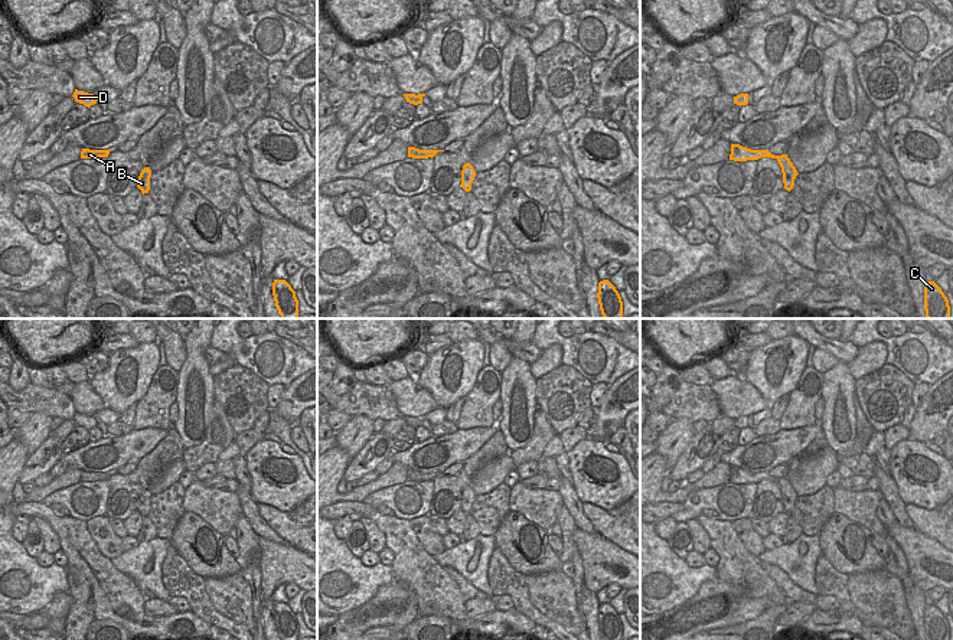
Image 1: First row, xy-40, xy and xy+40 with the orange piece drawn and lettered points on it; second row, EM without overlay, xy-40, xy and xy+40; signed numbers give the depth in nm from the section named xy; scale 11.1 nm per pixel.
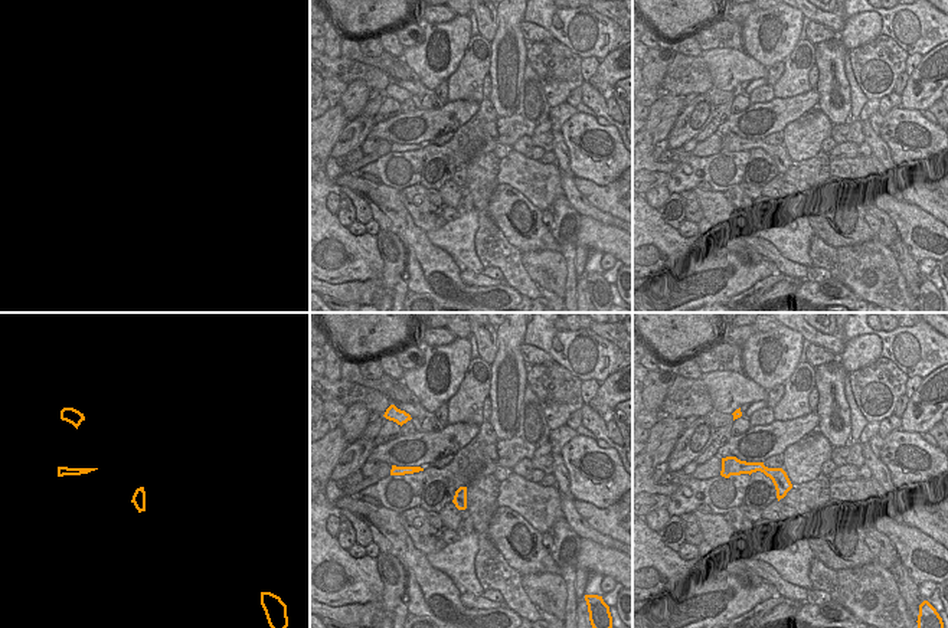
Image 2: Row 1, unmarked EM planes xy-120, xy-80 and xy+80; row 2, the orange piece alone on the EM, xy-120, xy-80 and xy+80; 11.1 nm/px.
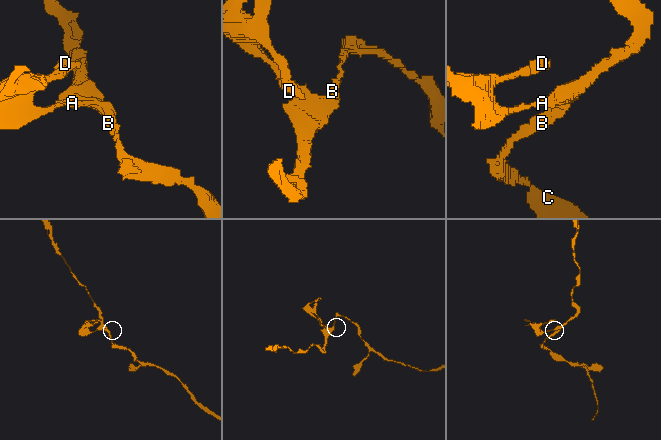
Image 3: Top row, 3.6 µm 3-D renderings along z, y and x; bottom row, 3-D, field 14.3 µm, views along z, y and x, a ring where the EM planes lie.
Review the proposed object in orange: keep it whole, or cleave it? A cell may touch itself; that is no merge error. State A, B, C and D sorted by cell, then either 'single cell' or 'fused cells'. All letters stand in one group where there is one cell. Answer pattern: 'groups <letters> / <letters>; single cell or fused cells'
groups A D / B C; fused cells

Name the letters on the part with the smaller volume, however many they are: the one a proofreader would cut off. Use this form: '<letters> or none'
A, D

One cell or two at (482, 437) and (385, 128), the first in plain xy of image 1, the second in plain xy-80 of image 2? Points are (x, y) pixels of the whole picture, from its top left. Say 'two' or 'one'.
one

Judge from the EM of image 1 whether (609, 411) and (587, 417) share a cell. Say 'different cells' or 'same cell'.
different cells

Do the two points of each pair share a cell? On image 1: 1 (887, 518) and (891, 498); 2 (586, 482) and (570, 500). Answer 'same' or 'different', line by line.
1: different
2: different

